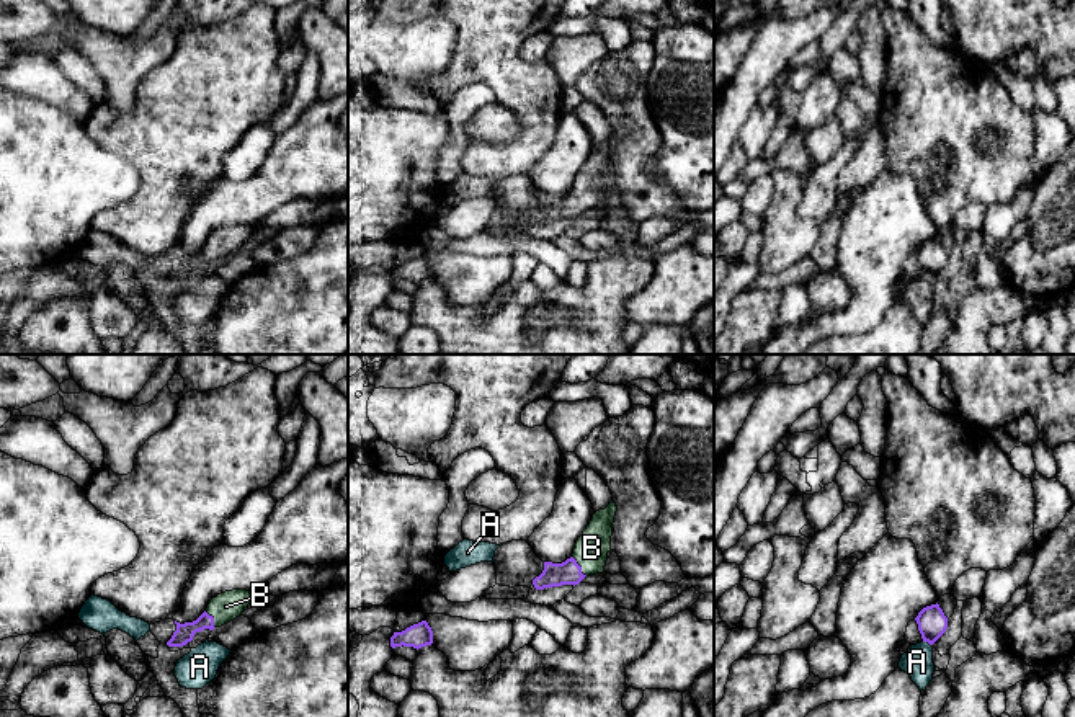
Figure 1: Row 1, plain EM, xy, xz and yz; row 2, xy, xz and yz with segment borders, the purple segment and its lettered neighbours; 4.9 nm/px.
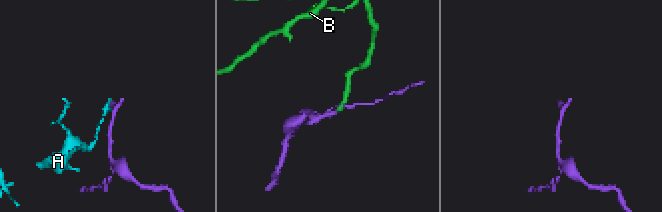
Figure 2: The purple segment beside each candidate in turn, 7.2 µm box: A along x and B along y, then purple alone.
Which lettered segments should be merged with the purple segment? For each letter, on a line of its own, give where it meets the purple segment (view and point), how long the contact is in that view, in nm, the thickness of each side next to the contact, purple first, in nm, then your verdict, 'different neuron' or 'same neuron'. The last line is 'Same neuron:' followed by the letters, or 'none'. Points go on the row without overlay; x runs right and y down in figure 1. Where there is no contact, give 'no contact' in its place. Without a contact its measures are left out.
A: yz (927, 275) | 50 nm | 140/150 nm | different neuron
B: xz (580, 201) | 130 nm | 120/160 nm | same neuron
Same neuron: B

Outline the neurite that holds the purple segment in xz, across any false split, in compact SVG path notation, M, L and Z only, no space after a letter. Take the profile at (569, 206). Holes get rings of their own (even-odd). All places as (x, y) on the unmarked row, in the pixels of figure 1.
M611 136L593 149L590 158L578 171L573 188L562 198L544 196L544 204L533 214L536 224L578 219L585 211L604 206L611 185L613 157L618 140Z

